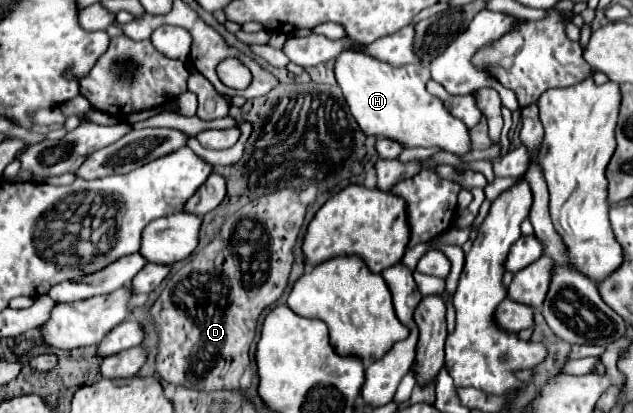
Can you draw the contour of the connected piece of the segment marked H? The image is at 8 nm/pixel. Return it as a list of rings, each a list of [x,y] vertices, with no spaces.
[[[348,50],[336,58],[336,80],[342,88],[342,94],[350,106],[352,116],[360,124],[364,134],[390,138],[402,148],[440,148],[456,156],[468,154],[470,132],[462,120],[458,120],[440,98],[426,92],[426,82],[430,72],[422,64],[410,64],[404,68],[394,68],[386,62],[380,62],[364,52]]]

